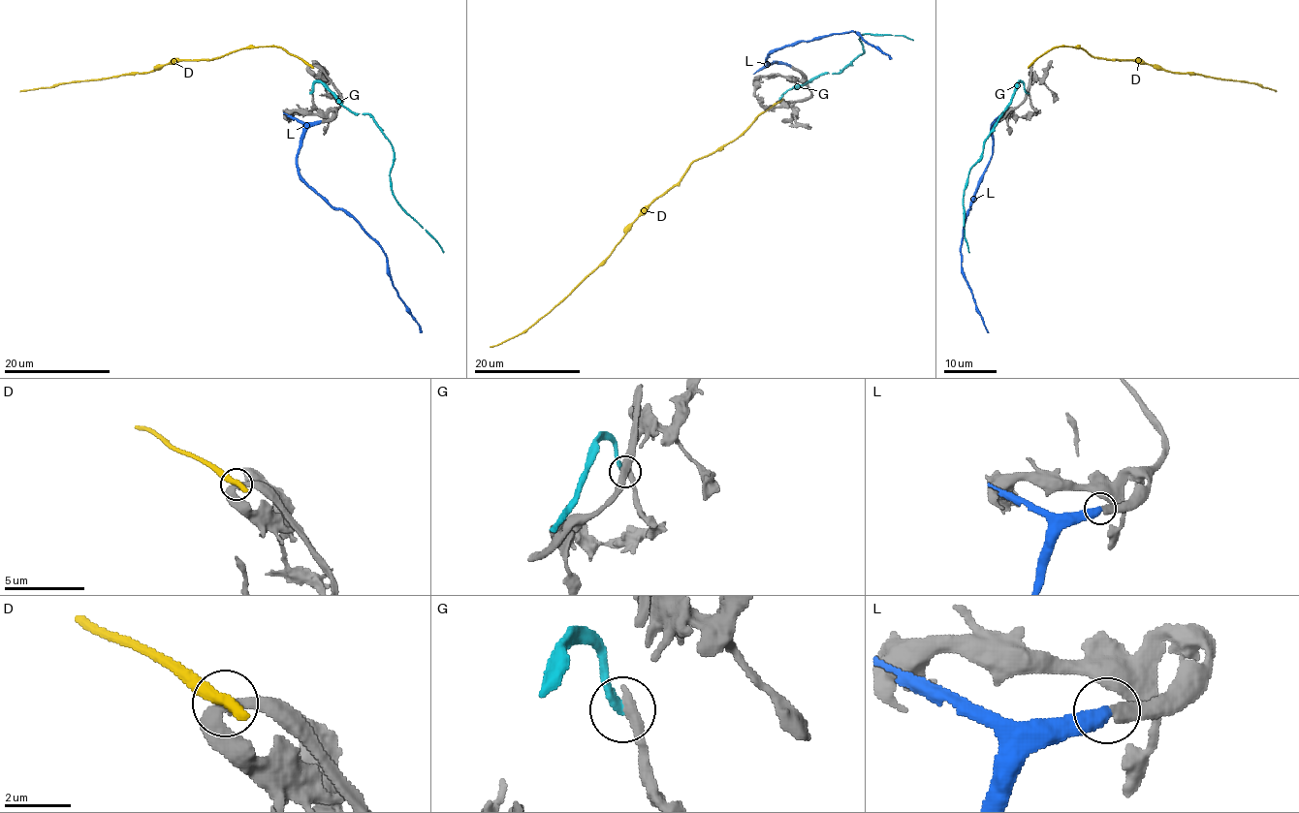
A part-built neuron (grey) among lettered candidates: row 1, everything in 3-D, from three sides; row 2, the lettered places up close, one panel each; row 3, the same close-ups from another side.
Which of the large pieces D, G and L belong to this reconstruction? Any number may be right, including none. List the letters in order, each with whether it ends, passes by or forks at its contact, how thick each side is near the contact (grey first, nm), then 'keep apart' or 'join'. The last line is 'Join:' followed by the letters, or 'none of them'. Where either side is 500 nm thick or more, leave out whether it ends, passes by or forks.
D: it ends; calibres 280 and 440 nm; keep apart
G: it ends; calibres 400 and 360 nm; keep apart
L: it ends; calibres 360 and 420 nm; join
Join: L

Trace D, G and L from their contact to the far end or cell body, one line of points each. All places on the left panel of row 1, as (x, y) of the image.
D: (309, 66), (275, 46), (243, 47), (211, 59), (172, 60), (163, 67), (139, 74), (78, 80), (19, 92)
G: (311, 93), (313, 85), (320, 82), (342, 106), (373, 118), (393, 150), (390, 183), (394, 199), (443, 252)
L: (320, 121), (305, 129), (298, 170), (381, 248), (396, 296), (422, 332)

